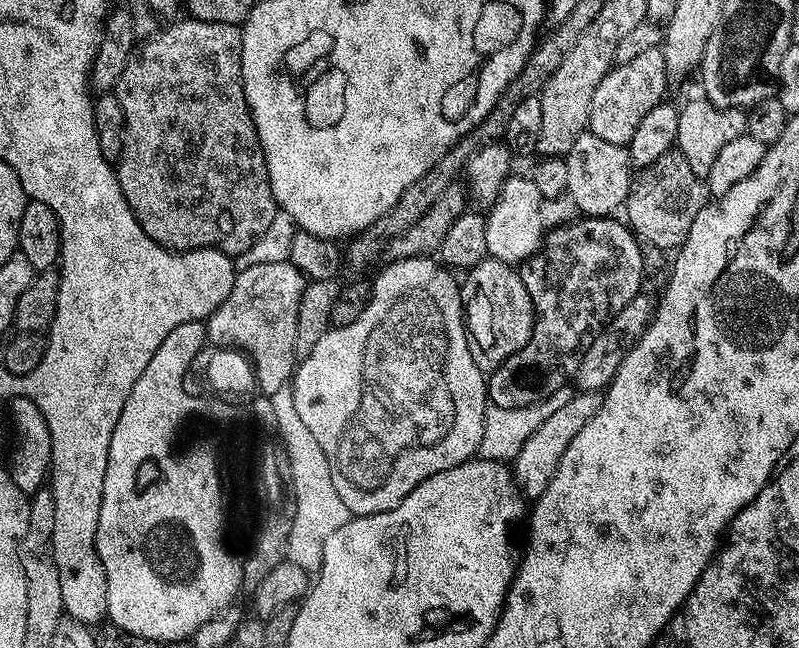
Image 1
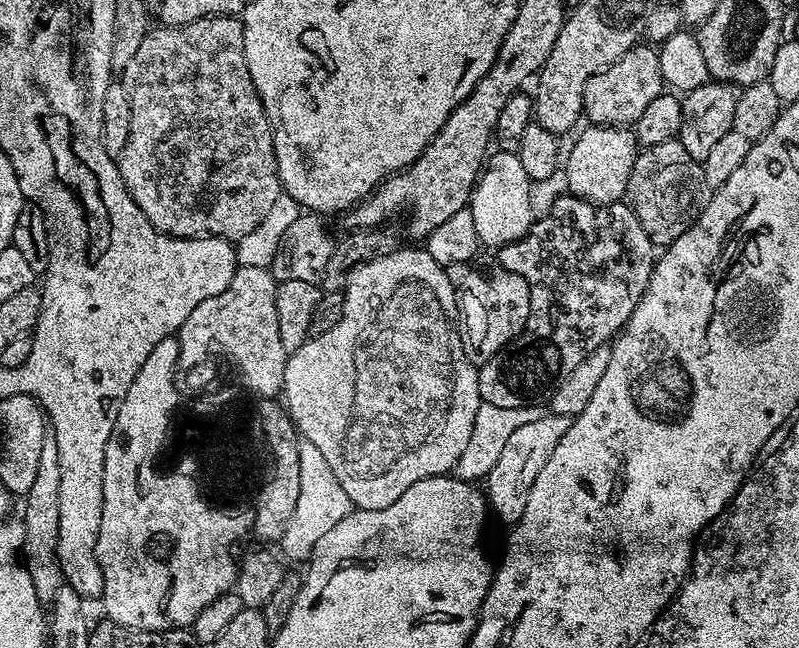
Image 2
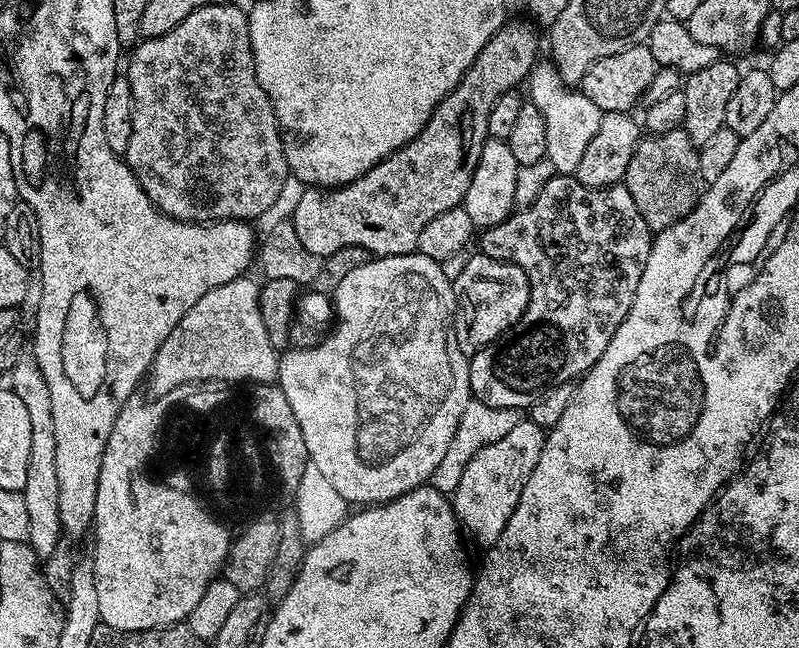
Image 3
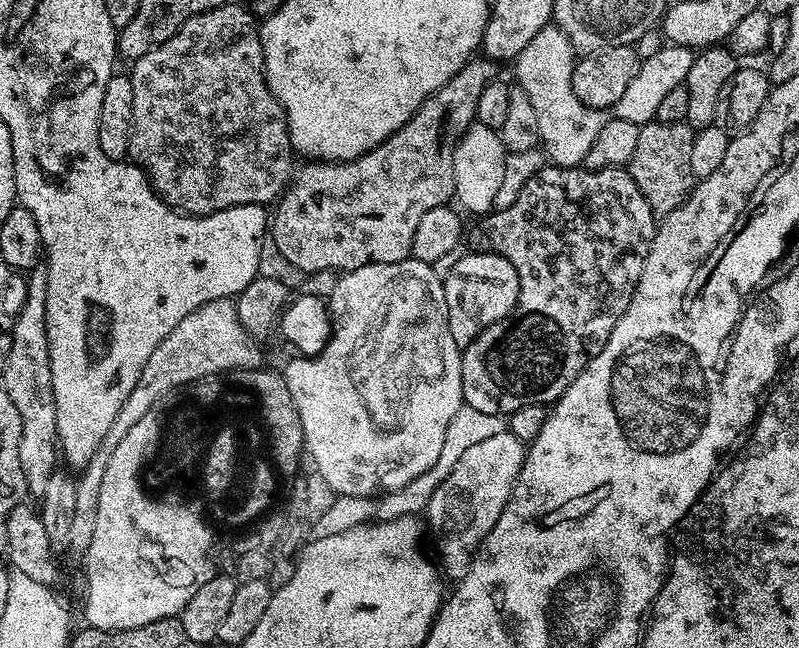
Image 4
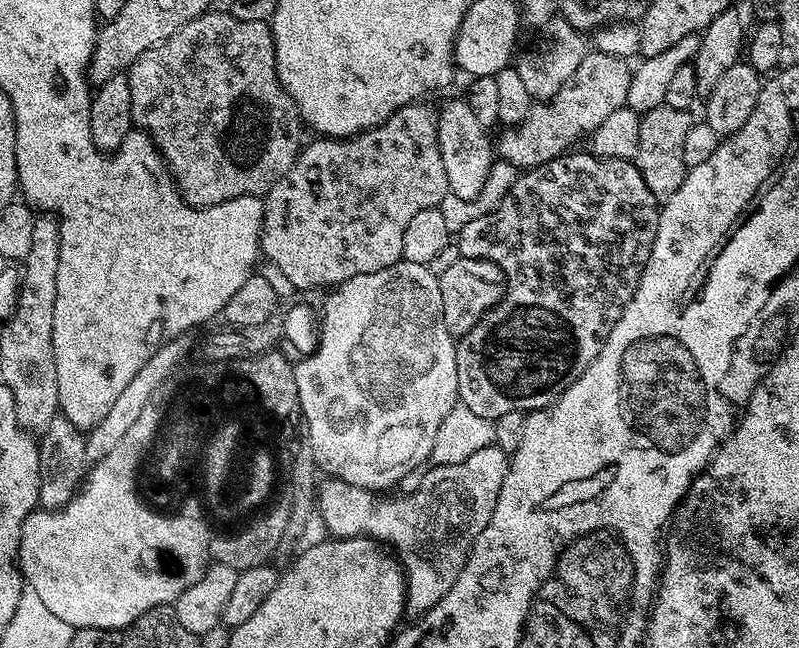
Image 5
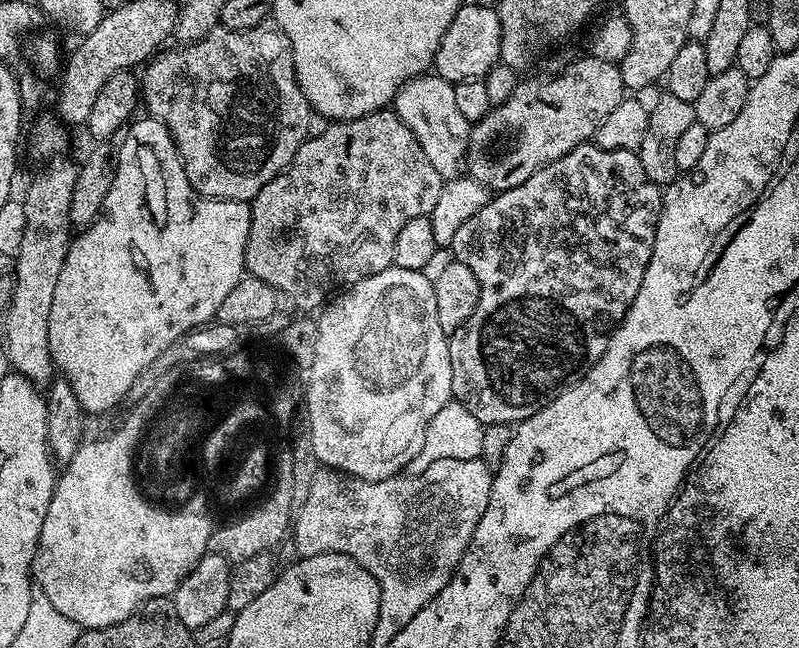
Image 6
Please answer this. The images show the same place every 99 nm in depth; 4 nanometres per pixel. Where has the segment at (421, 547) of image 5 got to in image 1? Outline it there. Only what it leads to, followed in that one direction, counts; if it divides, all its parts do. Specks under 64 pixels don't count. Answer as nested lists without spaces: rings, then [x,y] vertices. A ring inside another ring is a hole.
[[[577,391],[575,395],[565,404],[558,405],[556,409],[553,407],[549,411],[546,422],[542,422],[542,426],[538,426],[538,430],[534,430],[534,434],[530,434],[530,438],[526,438],[526,442],[518,450],[514,461],[516,487],[521,497],[529,501],[535,502],[544,493],[546,486],[550,486],[550,478],[554,478],[558,470],[558,462],[562,454],[566,454],[566,446],[574,442],[574,434],[578,434],[578,430],[582,430],[582,426],[586,426],[586,422],[594,418],[594,414],[600,408],[602,396],[599,391]]]

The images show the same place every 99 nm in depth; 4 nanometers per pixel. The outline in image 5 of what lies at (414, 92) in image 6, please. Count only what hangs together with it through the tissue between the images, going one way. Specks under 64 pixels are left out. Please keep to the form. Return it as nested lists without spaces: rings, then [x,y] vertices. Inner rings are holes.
[[[467,99],[448,100],[438,108],[438,146],[442,166],[446,166],[446,182],[451,195],[472,200],[486,186],[494,163],[494,144],[488,136],[489,129],[478,123],[474,110],[470,110]]]

